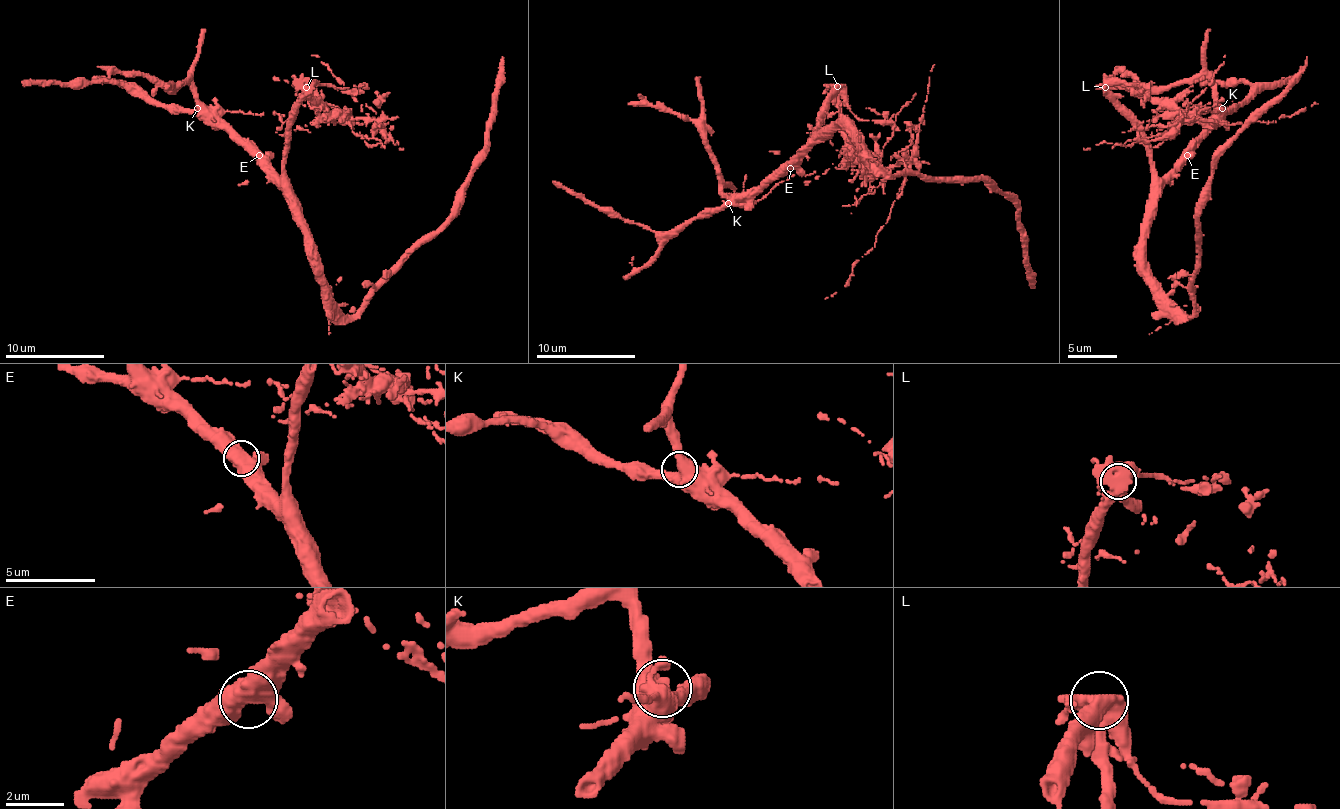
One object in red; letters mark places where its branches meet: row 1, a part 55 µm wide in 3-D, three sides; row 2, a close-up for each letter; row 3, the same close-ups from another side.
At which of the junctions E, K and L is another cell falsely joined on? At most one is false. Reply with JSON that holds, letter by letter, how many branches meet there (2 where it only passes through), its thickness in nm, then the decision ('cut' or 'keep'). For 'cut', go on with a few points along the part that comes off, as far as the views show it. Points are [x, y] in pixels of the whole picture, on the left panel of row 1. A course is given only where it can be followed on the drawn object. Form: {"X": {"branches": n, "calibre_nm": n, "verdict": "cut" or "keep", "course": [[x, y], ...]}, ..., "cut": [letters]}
{"E": {"branches": 3, "calibre_nm": 480, "verdict": "keep"}, "K": {"branches": 4, "calibre_nm": 440, "verdict": "keep"}, "L": {"branches": 4, "calibre_nm": 550, "verdict": "cut", "course": [[306, 88], [308, 83], [311, 95], [340, 118], [378, 120], [360, 125], [348, 120], [343, 123], [293, 103]]}, "cut": ["L"]}

